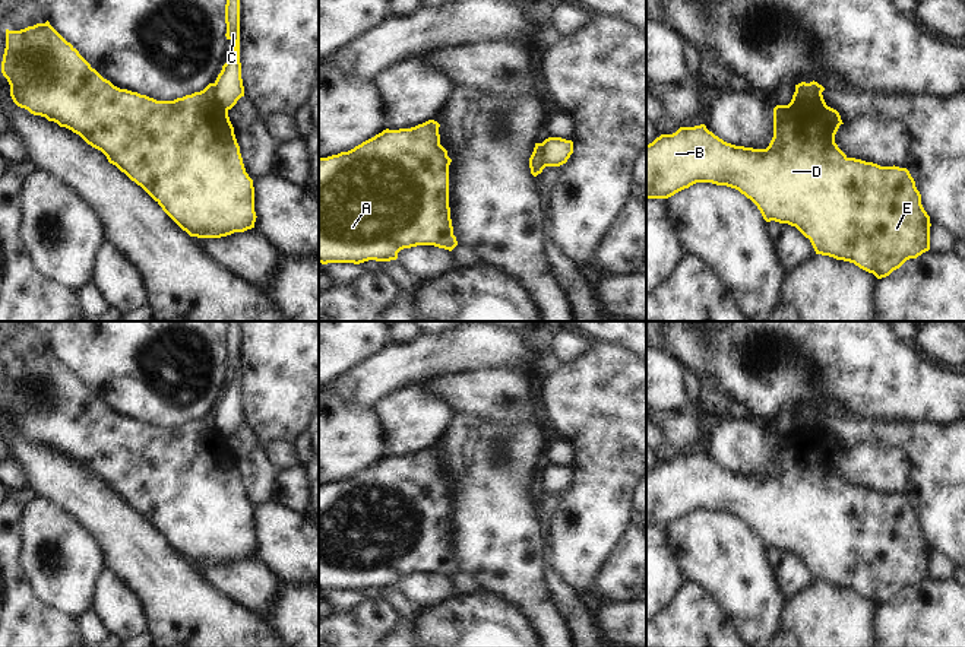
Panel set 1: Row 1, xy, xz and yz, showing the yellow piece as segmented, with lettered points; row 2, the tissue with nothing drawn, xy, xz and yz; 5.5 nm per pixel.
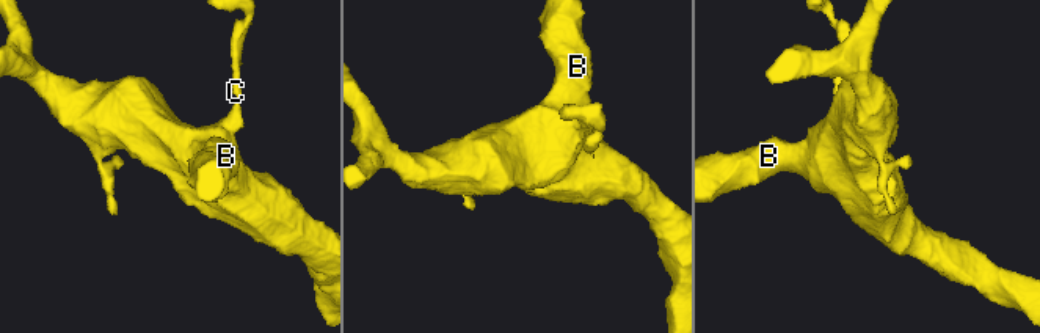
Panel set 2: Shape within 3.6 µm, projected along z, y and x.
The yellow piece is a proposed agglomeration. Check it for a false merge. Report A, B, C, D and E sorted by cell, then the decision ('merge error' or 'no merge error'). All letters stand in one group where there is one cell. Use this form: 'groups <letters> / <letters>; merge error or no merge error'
groups A B D E / C; merge error

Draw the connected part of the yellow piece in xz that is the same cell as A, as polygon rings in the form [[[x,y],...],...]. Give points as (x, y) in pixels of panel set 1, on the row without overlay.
[[[428,447],[411,456],[386,456],[348,479],[319,485],[319,590],[390,589],[404,575],[434,573],[452,578],[458,573],[449,535],[452,486],[440,472],[439,454]]]

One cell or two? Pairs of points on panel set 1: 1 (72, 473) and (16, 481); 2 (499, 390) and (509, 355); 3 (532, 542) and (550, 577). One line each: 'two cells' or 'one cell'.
1: two cells
2: two cells
3: two cells

